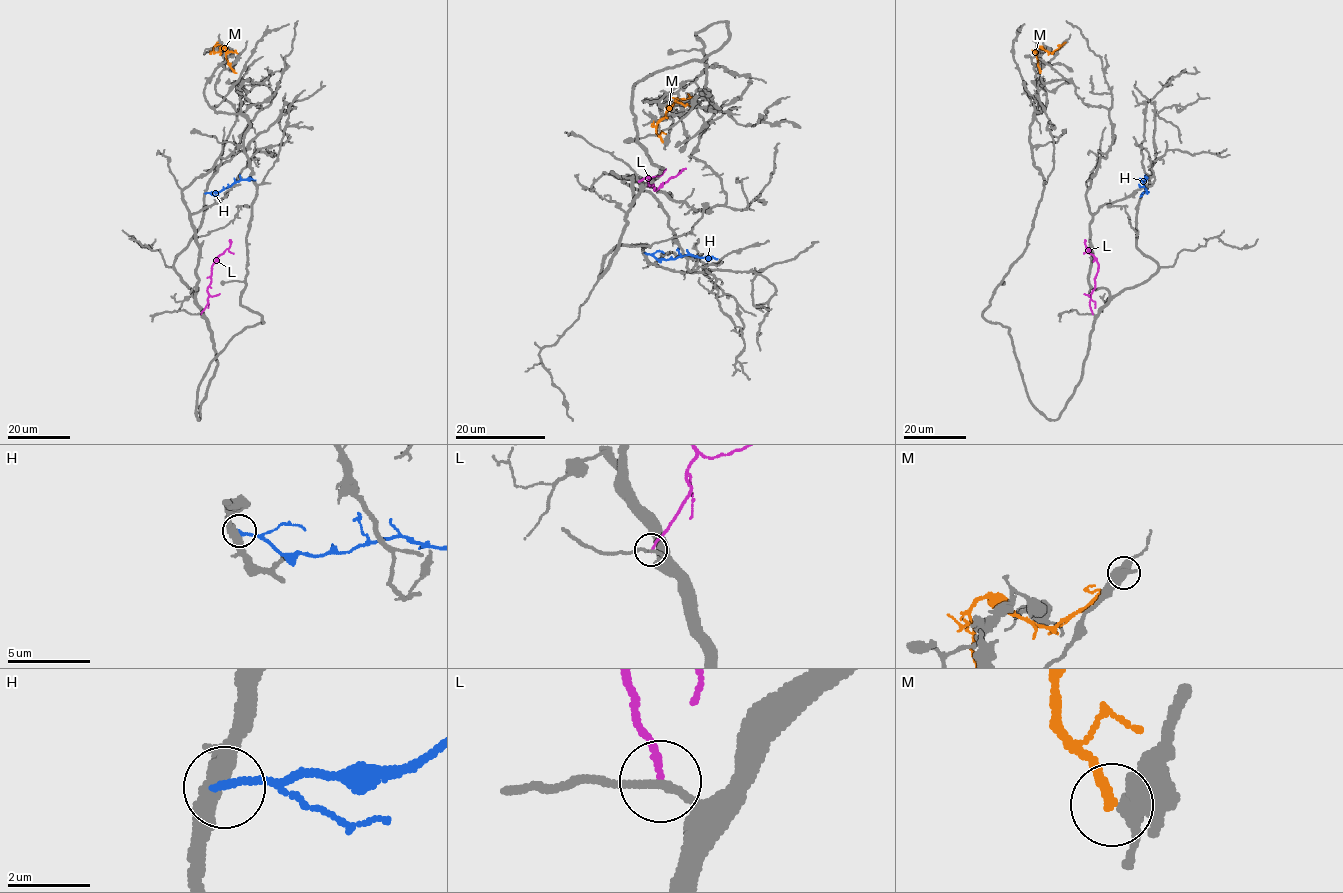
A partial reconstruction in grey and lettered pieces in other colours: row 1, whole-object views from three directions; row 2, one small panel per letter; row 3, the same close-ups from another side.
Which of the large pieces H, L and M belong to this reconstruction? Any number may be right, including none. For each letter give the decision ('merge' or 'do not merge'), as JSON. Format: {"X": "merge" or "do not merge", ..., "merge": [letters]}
{"H": "do not merge", "L": "do not merge", "M": "do not merge", "merge": []}

